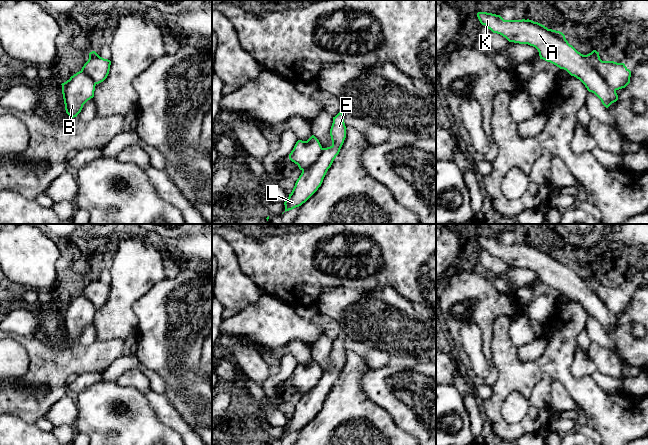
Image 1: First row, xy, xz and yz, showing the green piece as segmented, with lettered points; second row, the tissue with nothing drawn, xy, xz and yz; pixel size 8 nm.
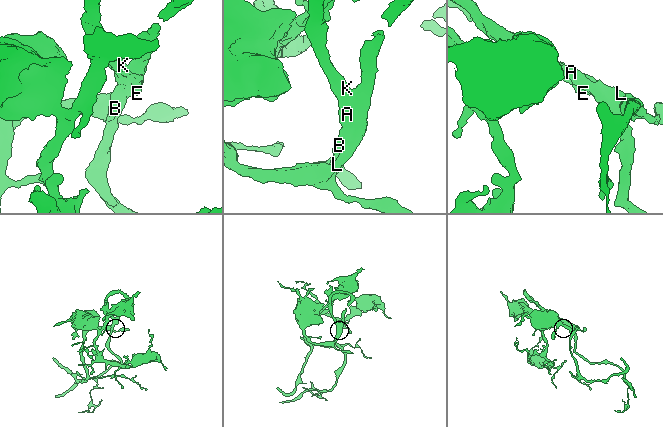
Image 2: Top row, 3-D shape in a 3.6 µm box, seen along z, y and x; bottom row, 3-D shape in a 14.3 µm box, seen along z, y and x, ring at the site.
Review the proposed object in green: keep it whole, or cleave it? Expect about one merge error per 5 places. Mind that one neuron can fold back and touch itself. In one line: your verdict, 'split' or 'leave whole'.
leave whole

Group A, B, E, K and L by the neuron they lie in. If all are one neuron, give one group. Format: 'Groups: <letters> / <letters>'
Groups: A B E K L

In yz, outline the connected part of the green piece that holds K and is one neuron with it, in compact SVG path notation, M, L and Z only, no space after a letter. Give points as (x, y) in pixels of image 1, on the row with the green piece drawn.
M478 12L477 17L482 25L509 42L535 47L540 59L579 79L606 108L618 100L616 91L630 83L631 71L624 63L602 61L596 50L583 55L568 43L560 31L529 19L504 20L500 15L487 12Z

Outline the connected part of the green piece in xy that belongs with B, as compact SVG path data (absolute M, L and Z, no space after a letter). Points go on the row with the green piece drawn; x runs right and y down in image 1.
M92 51L82 69L61 84L65 110L71 118L77 117L83 105L94 97L95 86L107 78L110 65L110 60Z

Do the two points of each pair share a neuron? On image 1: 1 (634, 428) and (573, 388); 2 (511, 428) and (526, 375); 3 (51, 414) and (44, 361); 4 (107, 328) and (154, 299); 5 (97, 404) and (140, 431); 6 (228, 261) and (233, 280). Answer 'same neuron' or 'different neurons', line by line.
1: same neuron
2: same neuron
3: different neurons
4: different neurons
5: same neuron
6: same neuron

